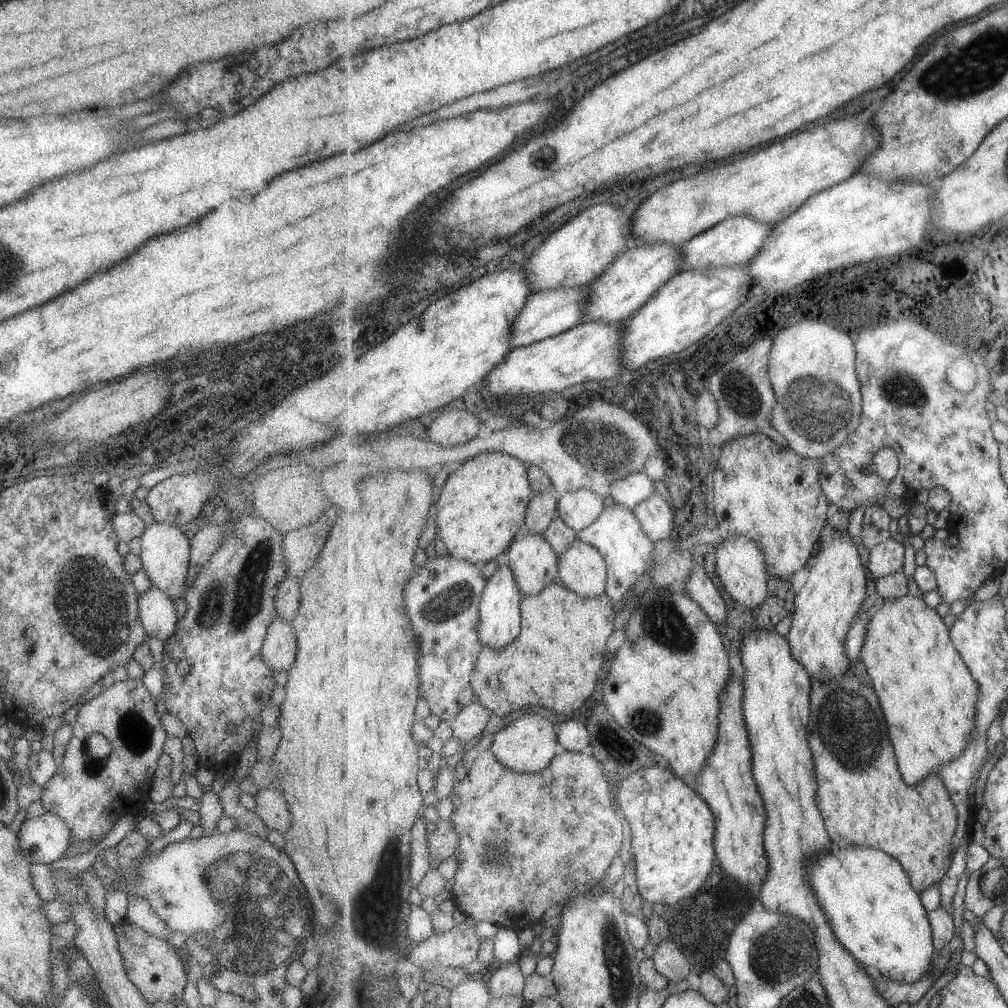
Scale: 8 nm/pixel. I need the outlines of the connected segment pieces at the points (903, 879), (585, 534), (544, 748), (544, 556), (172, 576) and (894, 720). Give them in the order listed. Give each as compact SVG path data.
M832 842L827 853L812 859L808 881L838 939L860 964L909 984L917 983L930 970L936 948L928 910L895 857L876 848L843 849Z
M616 503L603 511L603 514L591 526L576 532L576 538L581 539L583 542L595 546L607 561L609 568L609 580L606 592L615 601L620 601L625 598L625 602L630 602L630 594L635 582L643 576L649 574L649 571L654 567L654 540L645 534L642 524L636 517L633 509L621 503Z
M525 714L495 734L491 750L498 756L501 764L521 772L541 772L557 756L558 731L555 726L538 714Z
M521 531L512 543L508 560L524 596L538 595L558 581L560 558L543 535Z
M153 520L144 528L140 536L140 553L138 557L142 562L142 571L153 587L158 588L163 596L170 598L184 598L185 580L187 580L187 567L190 565L190 540L183 531L176 526L158 523Z
M908 594L900 599L884 599L882 607L871 616L870 625L868 626L867 638L862 648L862 661L867 665L867 672L871 675L872 684L875 690L879 692L883 710L887 712L887 720L889 720L889 728L891 728L891 738L895 740L895 748L897 748L897 756L899 756L899 764L903 768L903 778L908 785L914 787L919 783L923 783L930 775L939 775L938 771L947 763L959 759L970 746L972 735L976 730L976 719L978 718L978 700L980 699L980 688L978 680L972 675L972 672L963 660L958 648L954 645L951 629L947 628L947 624L943 622L943 618L937 614L937 610L925 604L922 596L913 596Z

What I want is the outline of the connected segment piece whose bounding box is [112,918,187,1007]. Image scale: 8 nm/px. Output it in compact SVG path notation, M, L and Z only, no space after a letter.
M125 918L113 923L112 929L116 934L118 951L123 959L125 974L148 1004L160 1000L175 1007L181 1003L187 972L184 956L180 955L176 948L167 943L165 939L147 933Z

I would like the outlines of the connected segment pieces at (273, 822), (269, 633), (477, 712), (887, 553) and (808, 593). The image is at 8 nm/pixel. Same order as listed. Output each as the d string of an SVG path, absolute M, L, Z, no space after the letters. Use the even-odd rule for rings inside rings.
M267 785L256 792L254 800L254 813L263 821L268 830L277 830L285 834L289 829L290 818L282 794L271 785Z
M277 617L267 627L259 654L263 664L273 672L289 670L295 658L295 634L291 626Z
M480 702L470 704L451 723L453 735L458 738L461 745L471 742L473 738L482 736L487 728L491 711Z
M891 537L874 546L867 553L868 570L875 580L903 571L905 564L905 546Z
M833 531L829 542L823 539L808 579L793 600L792 627L787 636L794 657L809 671L812 680L820 683L843 679L850 672L852 665L846 651L846 638L867 592L862 549L853 544L853 538Z

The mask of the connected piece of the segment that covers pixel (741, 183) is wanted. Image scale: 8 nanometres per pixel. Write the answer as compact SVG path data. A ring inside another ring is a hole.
M843 116L835 122L829 122L825 126L807 130L803 134L791 136L783 142L773 142L767 148L761 148L757 156L753 154L725 162L725 164L713 164L711 168L699 172L697 176L677 180L661 190L657 190L637 212L633 220L633 234L647 243L659 243L680 247L698 234L722 223L731 217L751 217L760 223L776 225L797 212L803 203L811 196L825 191L860 170L862 162L873 152L880 148L882 132L869 126L871 120L861 120L859 116Z

